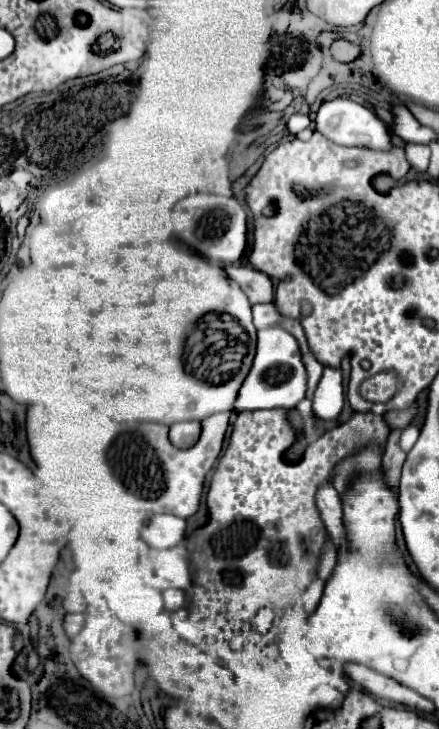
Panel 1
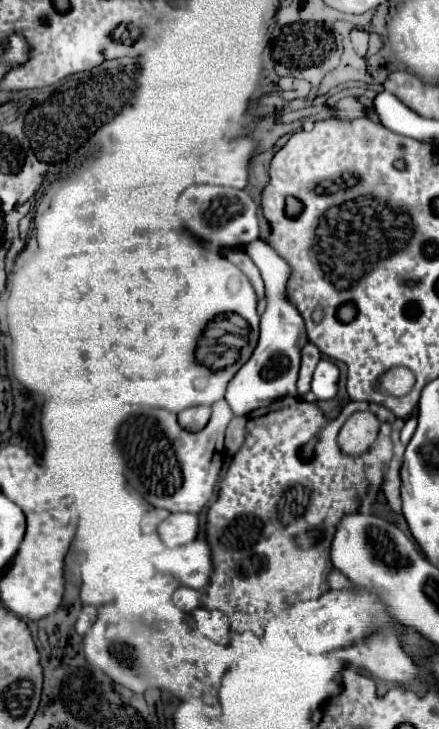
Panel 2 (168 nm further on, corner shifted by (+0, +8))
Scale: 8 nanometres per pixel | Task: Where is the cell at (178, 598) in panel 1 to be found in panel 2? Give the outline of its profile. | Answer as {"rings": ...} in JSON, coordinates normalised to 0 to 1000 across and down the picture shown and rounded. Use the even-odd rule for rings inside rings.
{"rings":[[[405,807],[392,818],[396,829],[415,837],[415,840],[437,840],[446,834],[456,834],[456,812],[433,809],[433,807]]]}

